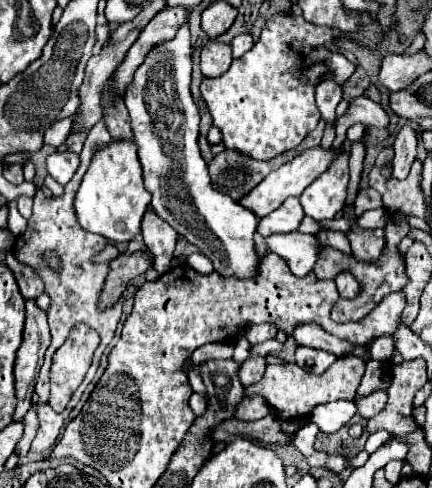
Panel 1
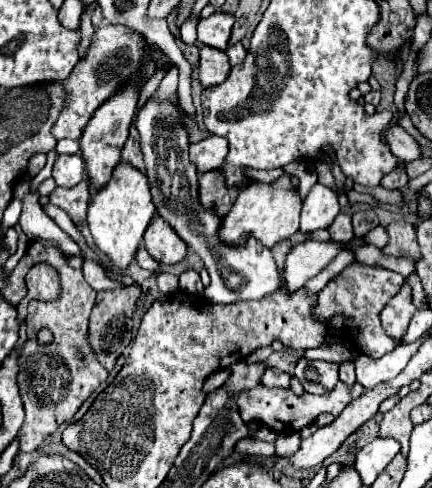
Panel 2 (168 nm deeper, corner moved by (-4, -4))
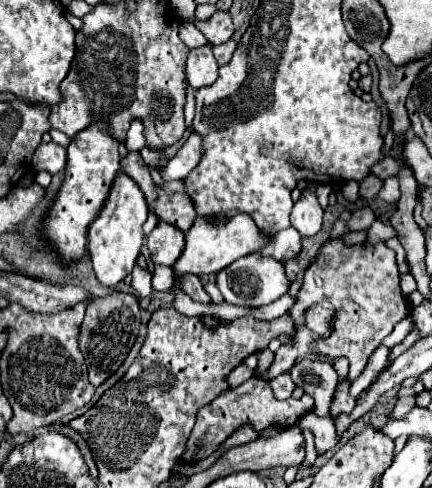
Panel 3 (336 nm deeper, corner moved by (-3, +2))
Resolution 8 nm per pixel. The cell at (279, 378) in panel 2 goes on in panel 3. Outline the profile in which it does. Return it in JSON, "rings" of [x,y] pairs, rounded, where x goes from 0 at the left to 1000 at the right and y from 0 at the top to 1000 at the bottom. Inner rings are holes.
{"rings":[[[646,766],[646,770],[632,775],[623,787],[627,787],[632,803],[637,803],[637,816],[646,816],[646,820],[669,816],[674,803],[678,803],[678,795],[683,795],[678,779],[669,775],[669,766]]]}

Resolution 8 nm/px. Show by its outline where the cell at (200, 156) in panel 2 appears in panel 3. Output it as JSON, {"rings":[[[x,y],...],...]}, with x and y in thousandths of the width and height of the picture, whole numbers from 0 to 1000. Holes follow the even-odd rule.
{"rings":[[[447,270],[433,291],[414,303],[414,311],[391,328],[382,348],[373,348],[373,361],[382,369],[414,369],[433,365],[433,357],[465,332],[470,324],[470,287],[456,270]]]}

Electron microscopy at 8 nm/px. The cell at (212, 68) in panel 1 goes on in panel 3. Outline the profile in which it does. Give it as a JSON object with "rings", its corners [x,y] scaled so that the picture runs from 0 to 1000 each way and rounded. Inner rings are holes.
{"rings":[[[488,90],[447,98],[438,107],[428,152],[433,152],[433,172],[447,176],[451,184],[498,172],[498,164],[507,156],[502,143],[507,143],[507,131],[502,131],[502,123],[493,115]]]}

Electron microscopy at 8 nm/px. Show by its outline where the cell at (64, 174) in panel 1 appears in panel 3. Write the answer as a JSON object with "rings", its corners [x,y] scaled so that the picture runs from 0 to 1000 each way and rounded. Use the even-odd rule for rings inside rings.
{"rings":[[[127,291],[113,295],[95,295],[81,316],[76,316],[76,344],[104,348],[113,357],[132,357],[146,352],[155,340],[155,307]]]}

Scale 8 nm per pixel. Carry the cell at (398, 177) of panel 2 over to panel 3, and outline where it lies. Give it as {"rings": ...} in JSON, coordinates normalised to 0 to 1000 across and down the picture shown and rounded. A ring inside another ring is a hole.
{"rings":[[[854,357],[854,365],[845,365],[840,373],[836,373],[836,406],[845,406],[845,410],[859,410],[859,406],[868,406],[873,402],[873,389],[882,389],[887,385],[887,369],[882,365],[873,365],[873,361],[863,361],[863,357]]]}

